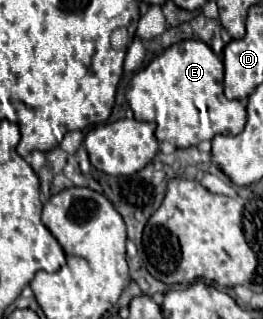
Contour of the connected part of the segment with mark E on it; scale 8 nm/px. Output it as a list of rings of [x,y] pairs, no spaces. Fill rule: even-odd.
[[[187,39],[181,43],[171,45],[165,49],[159,57],[155,57],[149,65],[139,69],[131,85],[127,89],[127,101],[137,121],[153,121],[157,123],[157,139],[169,141],[175,147],[191,147],[199,145],[205,139],[213,139],[215,135],[237,135],[243,131],[243,125],[247,121],[247,111],[237,99],[227,99],[223,95],[223,61],[213,53],[213,49],[199,41],[199,39]]]

